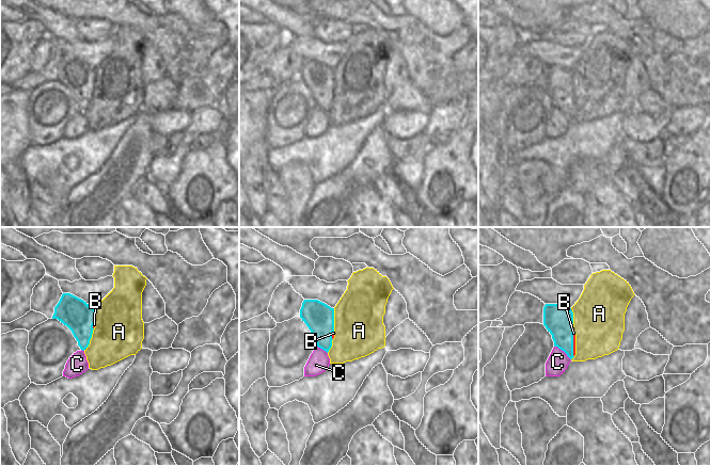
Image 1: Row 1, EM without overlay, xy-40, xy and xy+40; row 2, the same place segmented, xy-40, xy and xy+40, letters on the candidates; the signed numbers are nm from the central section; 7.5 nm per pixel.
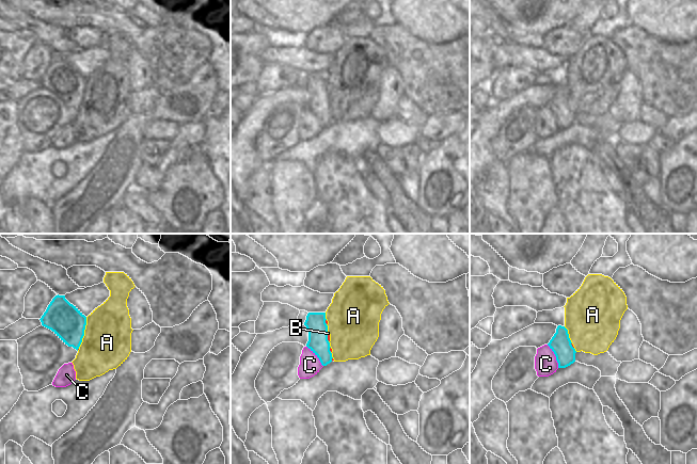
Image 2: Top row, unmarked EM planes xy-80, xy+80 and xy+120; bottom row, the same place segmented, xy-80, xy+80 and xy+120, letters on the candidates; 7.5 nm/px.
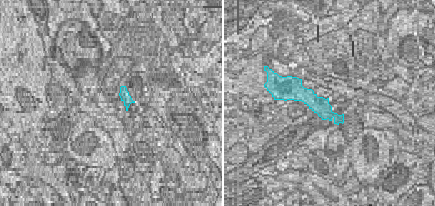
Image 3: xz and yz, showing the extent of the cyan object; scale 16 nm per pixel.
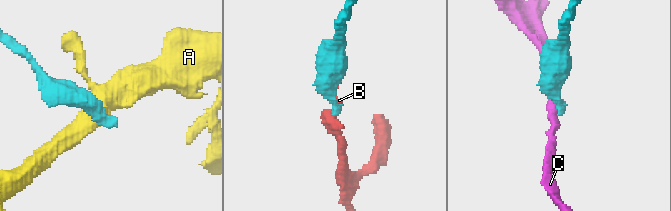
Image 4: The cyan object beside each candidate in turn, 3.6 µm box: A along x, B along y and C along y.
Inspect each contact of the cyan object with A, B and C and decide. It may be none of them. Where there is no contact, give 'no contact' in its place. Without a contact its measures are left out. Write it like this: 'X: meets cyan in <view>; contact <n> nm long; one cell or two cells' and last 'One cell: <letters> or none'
A: meets cyan in xy; contact 180 nm long; two cells
B: meets cyan in xy+40; contact 190 nm long; one cell
C: meets cyan in xy+40; contact 170 nm long; two cells
One cell: B

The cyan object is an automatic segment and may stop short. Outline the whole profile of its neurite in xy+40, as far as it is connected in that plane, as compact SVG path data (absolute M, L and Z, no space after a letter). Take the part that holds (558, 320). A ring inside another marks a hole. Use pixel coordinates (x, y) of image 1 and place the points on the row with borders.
M546 304L543 307L543 325L552 335L554 347L564 351L572 359L575 355L572 309L557 304Z

